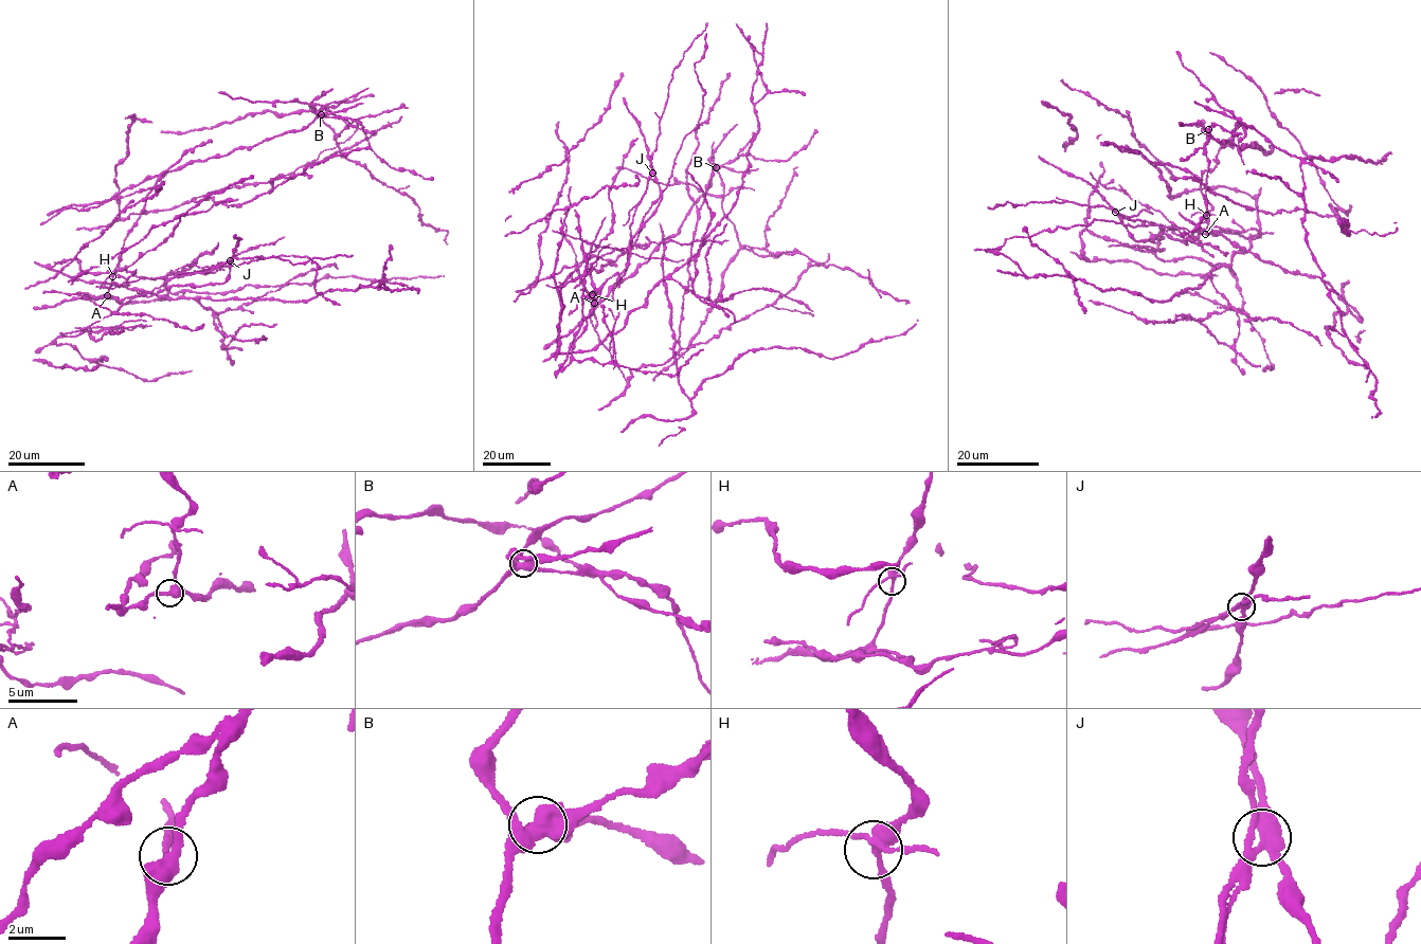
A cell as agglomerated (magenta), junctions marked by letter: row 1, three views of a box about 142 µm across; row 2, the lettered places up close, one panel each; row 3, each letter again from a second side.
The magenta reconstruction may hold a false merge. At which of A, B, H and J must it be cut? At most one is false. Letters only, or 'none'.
J

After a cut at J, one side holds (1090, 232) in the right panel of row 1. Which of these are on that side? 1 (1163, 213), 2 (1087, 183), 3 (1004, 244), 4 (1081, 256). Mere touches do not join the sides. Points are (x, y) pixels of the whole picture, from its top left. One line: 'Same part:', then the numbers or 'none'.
Same part: 2, 4

